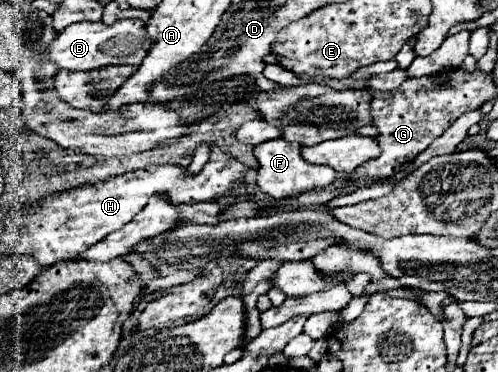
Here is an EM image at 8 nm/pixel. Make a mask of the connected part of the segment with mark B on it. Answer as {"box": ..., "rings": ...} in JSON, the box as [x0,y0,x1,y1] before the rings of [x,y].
{"box":[45,19,149,71],"rings":[[[123,19],[115,21],[113,25],[103,23],[73,23],[59,31],[55,39],[49,43],[45,55],[49,61],[59,65],[61,69],[69,71],[89,71],[99,69],[105,65],[141,65],[141,59],[145,57],[149,49],[149,39],[145,33],[145,23],[137,19]]]}

